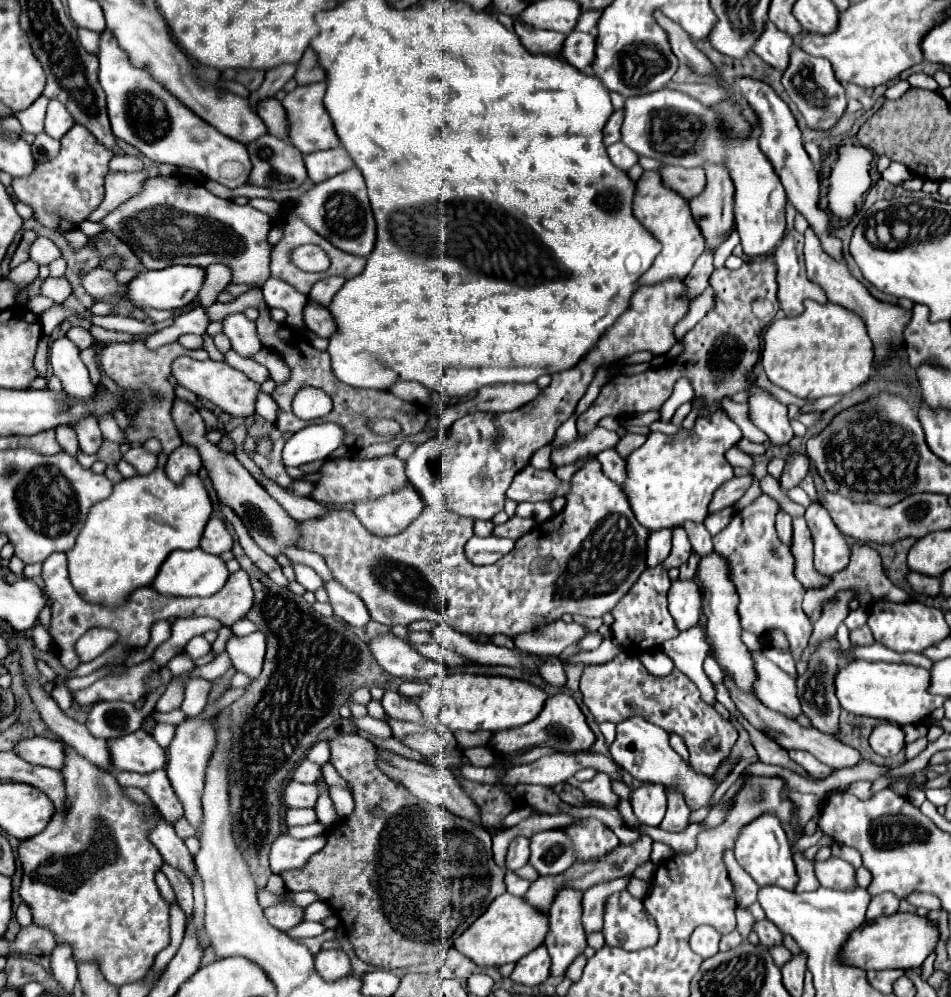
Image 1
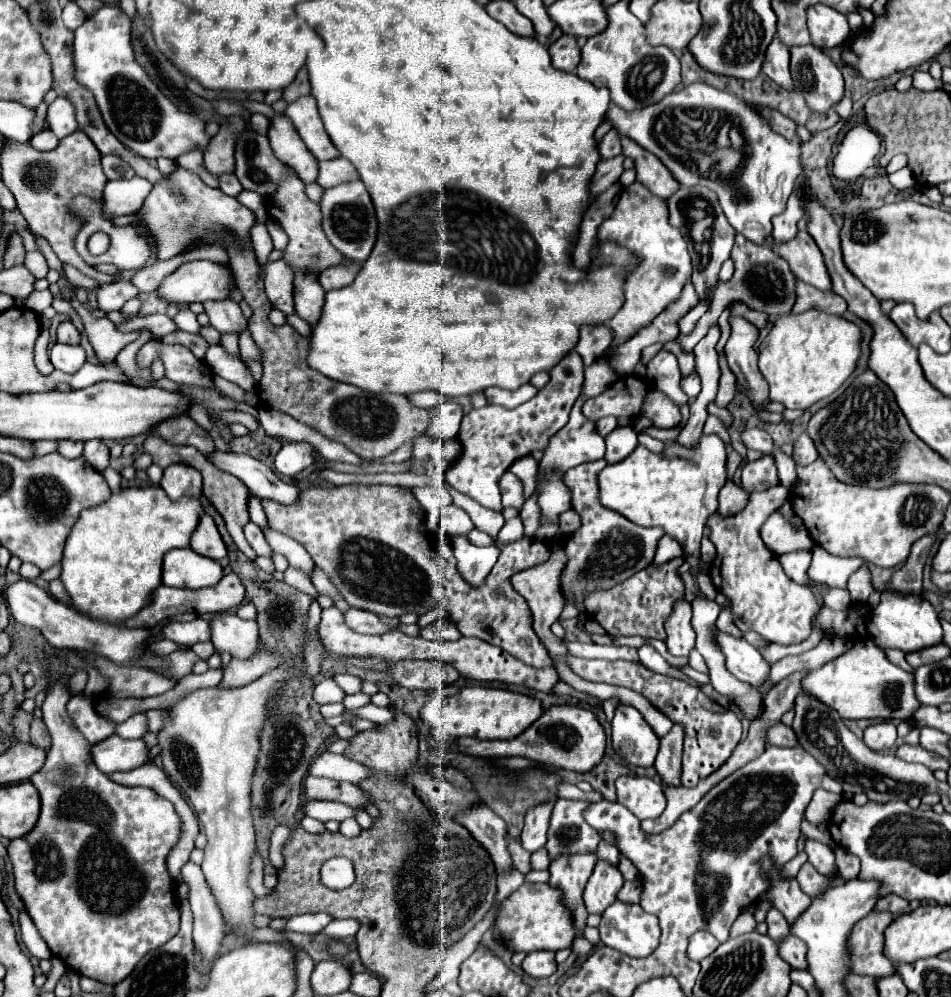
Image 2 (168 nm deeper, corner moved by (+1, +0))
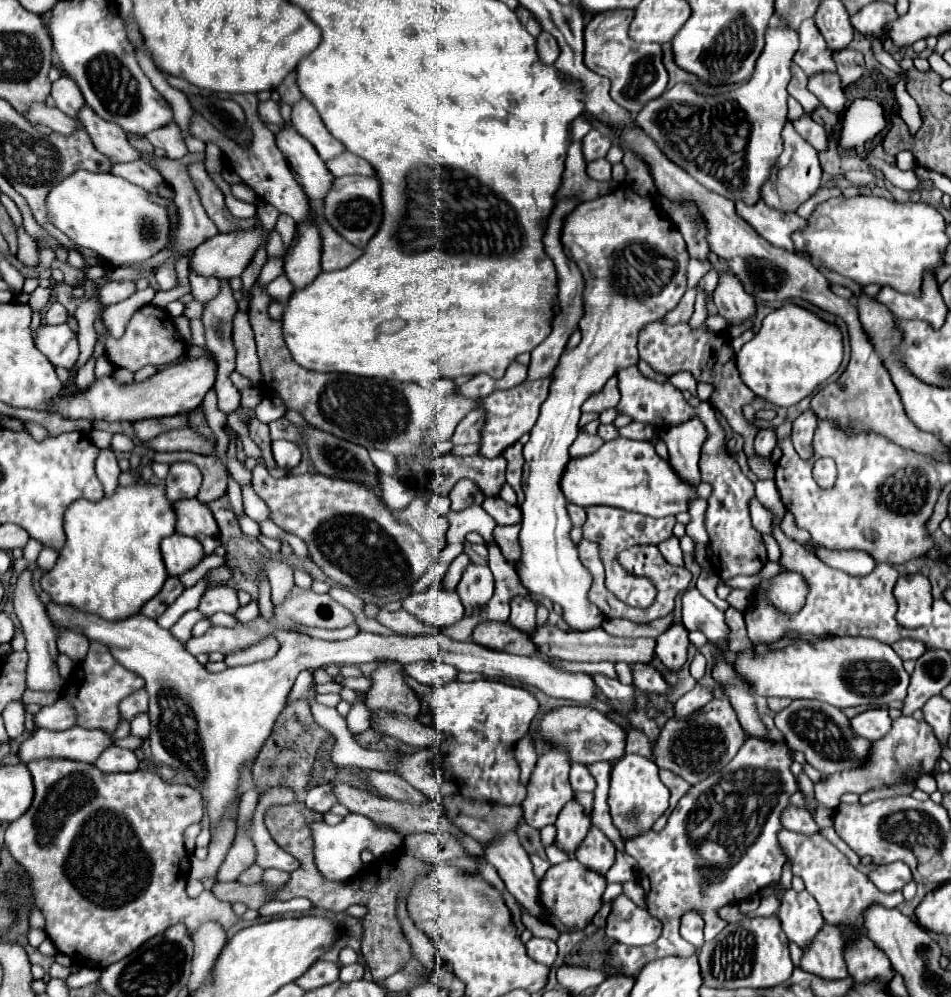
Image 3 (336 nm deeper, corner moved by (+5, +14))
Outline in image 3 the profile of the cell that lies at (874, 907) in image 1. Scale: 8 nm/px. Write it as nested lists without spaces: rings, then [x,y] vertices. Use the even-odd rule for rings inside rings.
[[[827,924],[823,928],[823,934],[815,938],[815,946],[811,946],[807,954],[803,954],[801,968],[823,980],[847,978],[849,974],[843,962],[843,950],[845,950],[845,932],[839,926]]]

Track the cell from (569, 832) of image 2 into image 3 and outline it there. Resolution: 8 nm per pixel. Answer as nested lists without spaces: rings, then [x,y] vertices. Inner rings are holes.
[[[573,762],[569,778],[571,778],[571,788],[575,792],[593,792],[595,790],[595,778],[587,770],[587,764]]]

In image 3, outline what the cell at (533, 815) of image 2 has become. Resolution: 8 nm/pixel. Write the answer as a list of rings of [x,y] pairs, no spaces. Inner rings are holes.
[[[555,746],[539,758],[537,768],[527,784],[527,798],[523,802],[523,816],[529,826],[543,828],[547,824],[553,824],[557,820],[557,814],[561,812],[561,808],[573,798],[573,790],[569,784],[569,768],[571,768],[569,754]]]

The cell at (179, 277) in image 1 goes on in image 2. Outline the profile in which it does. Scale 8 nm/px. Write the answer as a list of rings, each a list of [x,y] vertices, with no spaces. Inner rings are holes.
[[[197,260],[185,262],[165,276],[155,292],[169,304],[193,304],[227,298],[231,288],[235,288],[235,282],[229,268],[211,264],[209,260]]]

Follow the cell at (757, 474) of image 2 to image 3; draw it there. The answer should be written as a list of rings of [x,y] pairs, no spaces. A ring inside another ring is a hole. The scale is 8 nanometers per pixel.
[[[765,428],[765,430],[757,432],[757,436],[755,436],[755,450],[757,450],[759,456],[769,458],[771,450],[775,448],[775,444],[777,444],[777,436],[775,436],[775,432],[771,428]]]

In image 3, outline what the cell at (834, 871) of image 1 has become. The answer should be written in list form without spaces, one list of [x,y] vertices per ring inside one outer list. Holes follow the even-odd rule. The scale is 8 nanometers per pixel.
[[[789,804],[781,812],[781,824],[783,824],[783,828],[799,832],[799,834],[815,834],[815,832],[819,832],[819,828],[815,826],[815,820],[811,818],[811,814],[807,812],[805,806]]]

